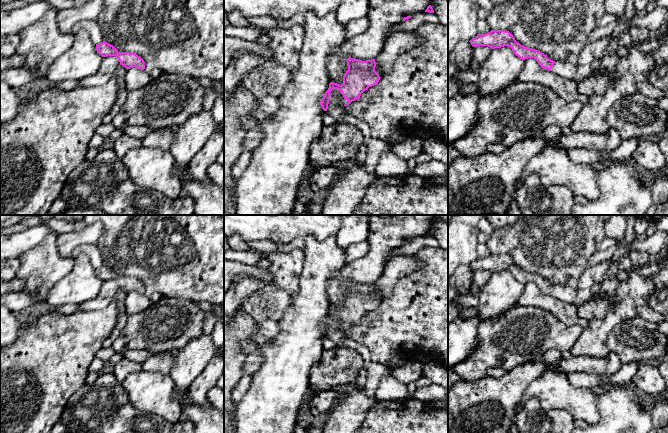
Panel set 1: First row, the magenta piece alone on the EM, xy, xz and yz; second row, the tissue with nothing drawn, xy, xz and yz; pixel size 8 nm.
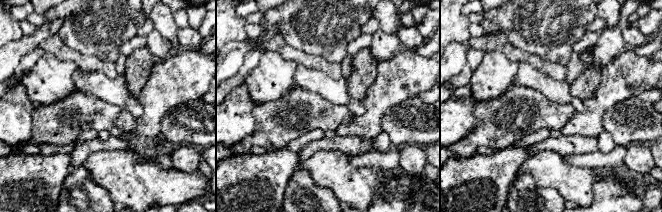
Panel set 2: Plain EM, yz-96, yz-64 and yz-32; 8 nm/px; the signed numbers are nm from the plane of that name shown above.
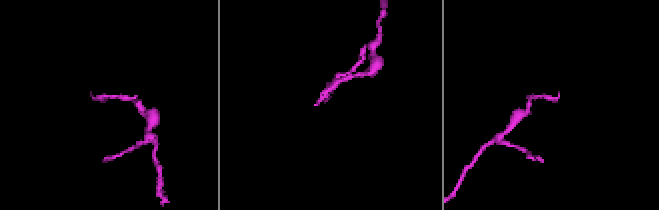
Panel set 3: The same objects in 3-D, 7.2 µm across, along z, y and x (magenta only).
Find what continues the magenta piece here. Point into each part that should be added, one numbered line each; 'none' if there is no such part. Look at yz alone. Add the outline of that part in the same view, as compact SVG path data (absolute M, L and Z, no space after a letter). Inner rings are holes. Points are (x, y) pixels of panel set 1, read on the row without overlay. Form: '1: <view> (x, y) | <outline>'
1: yz (567, 294) | M557 284L553 288L551 295L565 303L574 303L577 291L567 285Z

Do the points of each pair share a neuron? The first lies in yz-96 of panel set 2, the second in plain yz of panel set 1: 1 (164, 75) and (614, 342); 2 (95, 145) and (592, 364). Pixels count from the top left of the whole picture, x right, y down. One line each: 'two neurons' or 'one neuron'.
1: two neurons
2: one neuron

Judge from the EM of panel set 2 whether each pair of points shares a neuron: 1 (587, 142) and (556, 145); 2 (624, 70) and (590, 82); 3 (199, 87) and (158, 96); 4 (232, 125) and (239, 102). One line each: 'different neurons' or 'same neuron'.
1: same neuron
2: different neurons
3: same neuron
4: same neuron

